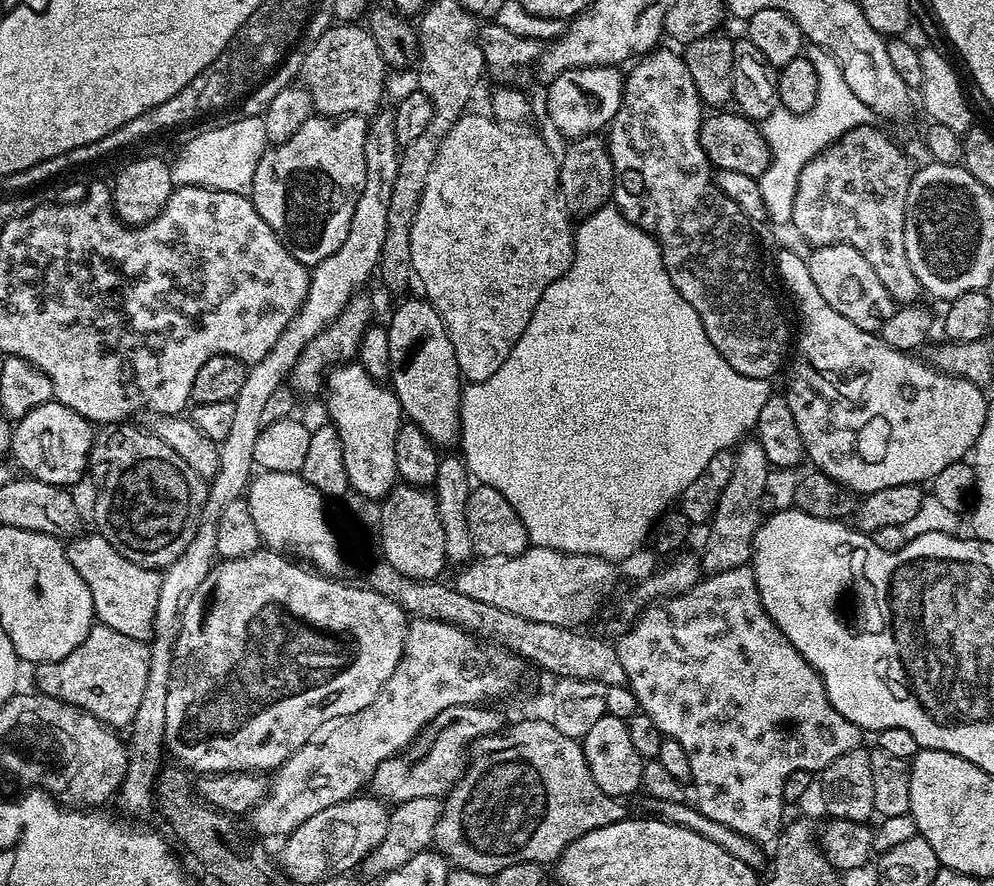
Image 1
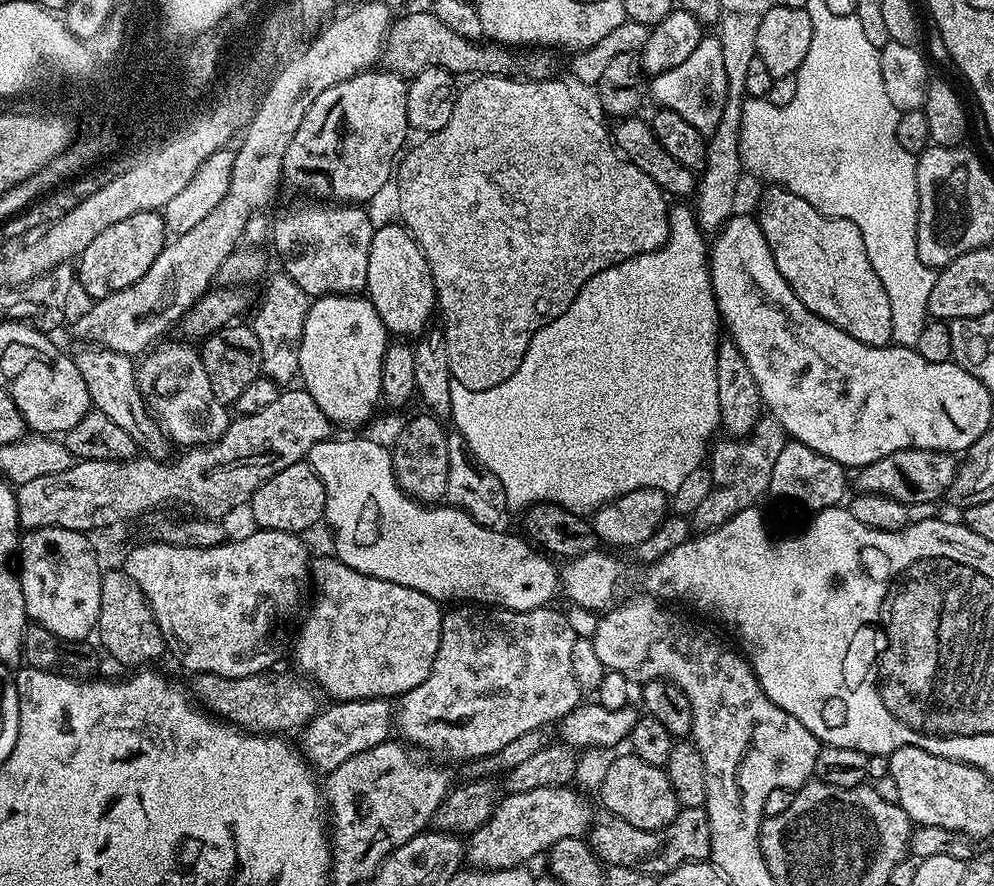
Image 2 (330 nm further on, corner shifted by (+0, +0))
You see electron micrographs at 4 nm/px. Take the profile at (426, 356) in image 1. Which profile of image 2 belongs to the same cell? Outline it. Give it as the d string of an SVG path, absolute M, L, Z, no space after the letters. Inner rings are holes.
M403 223L384 224L375 229L370 242L370 270L366 274L366 295L389 334L396 338L416 338L429 327L432 312L437 311L436 287L430 266Z

